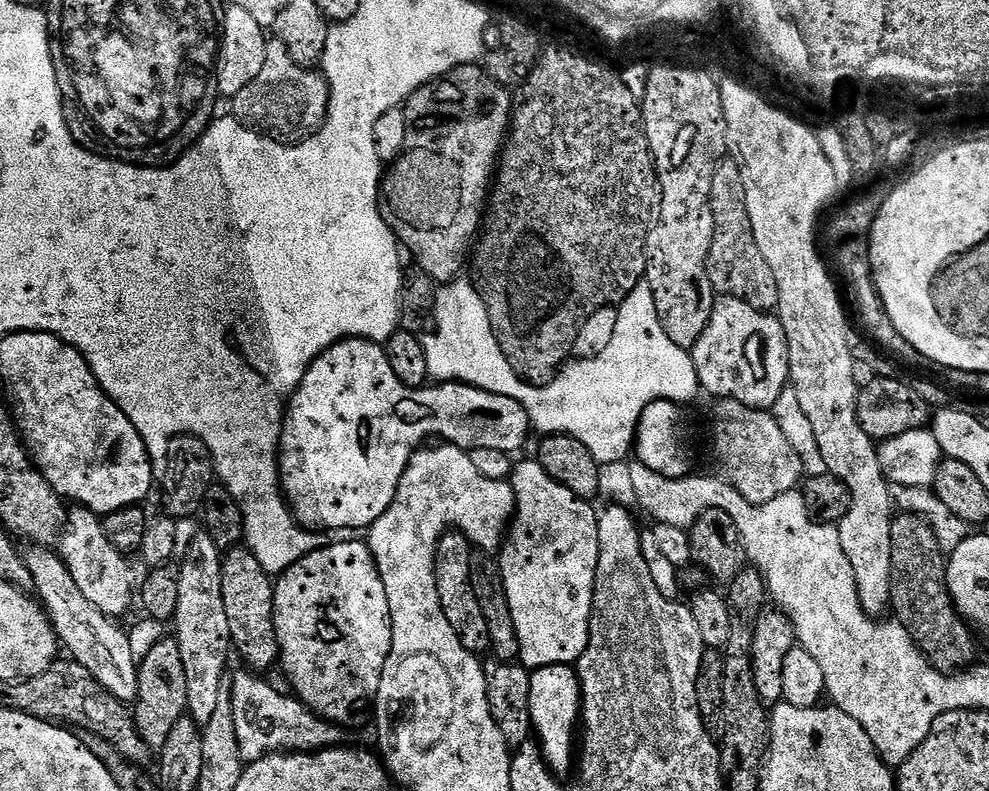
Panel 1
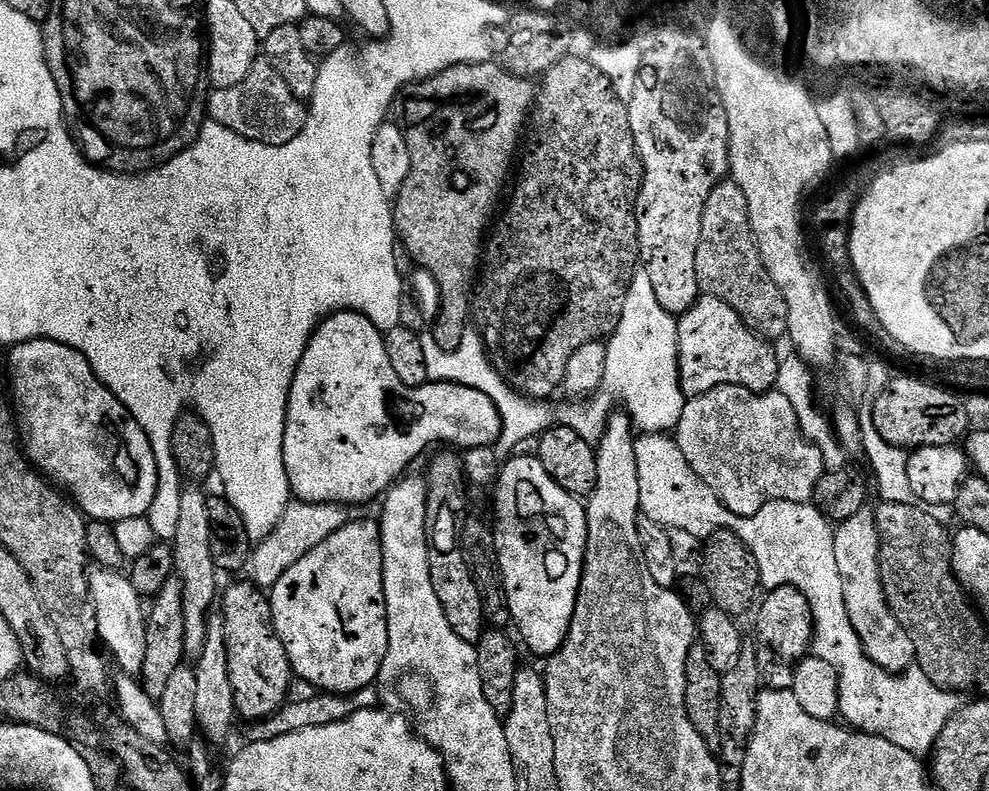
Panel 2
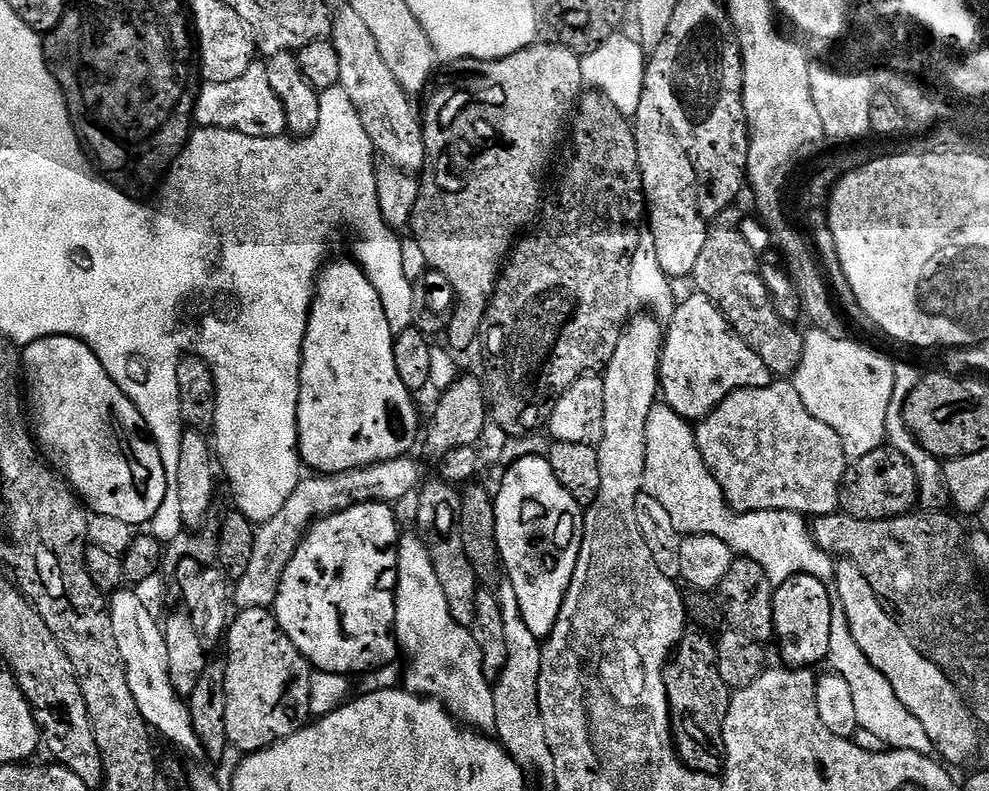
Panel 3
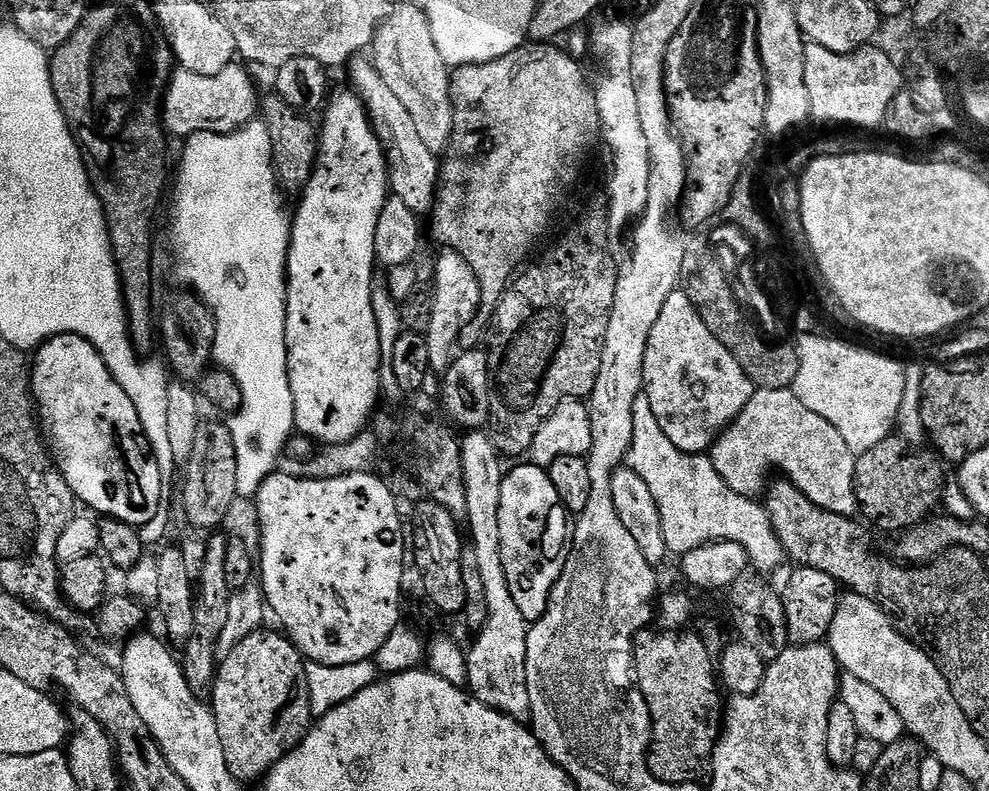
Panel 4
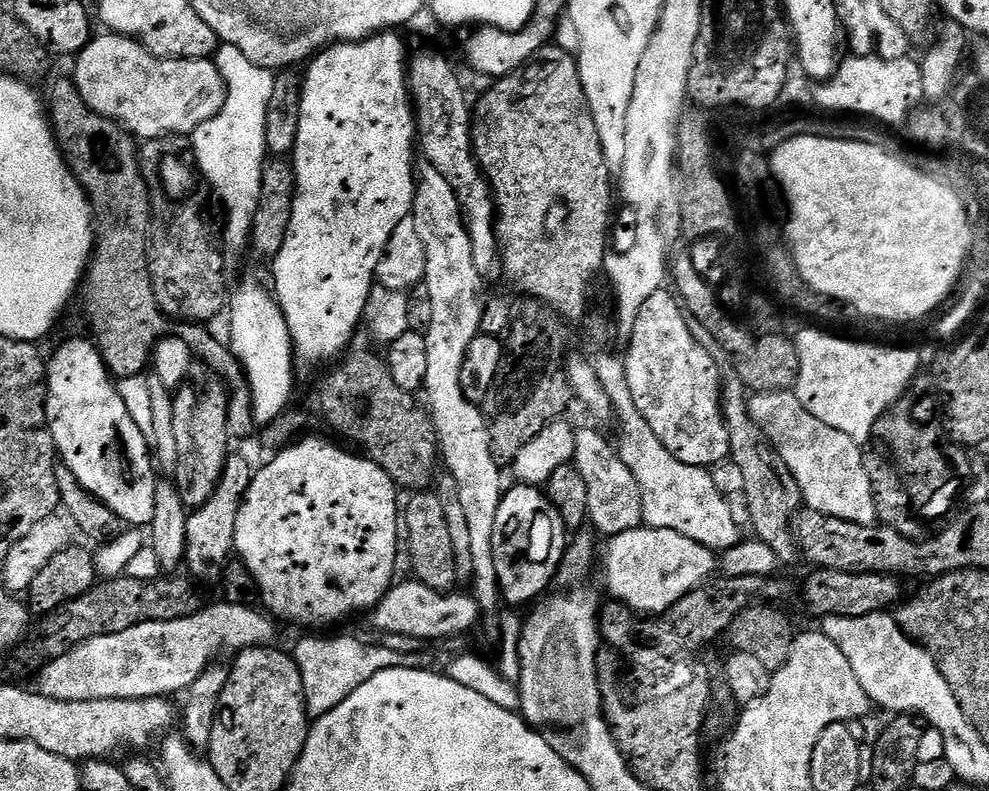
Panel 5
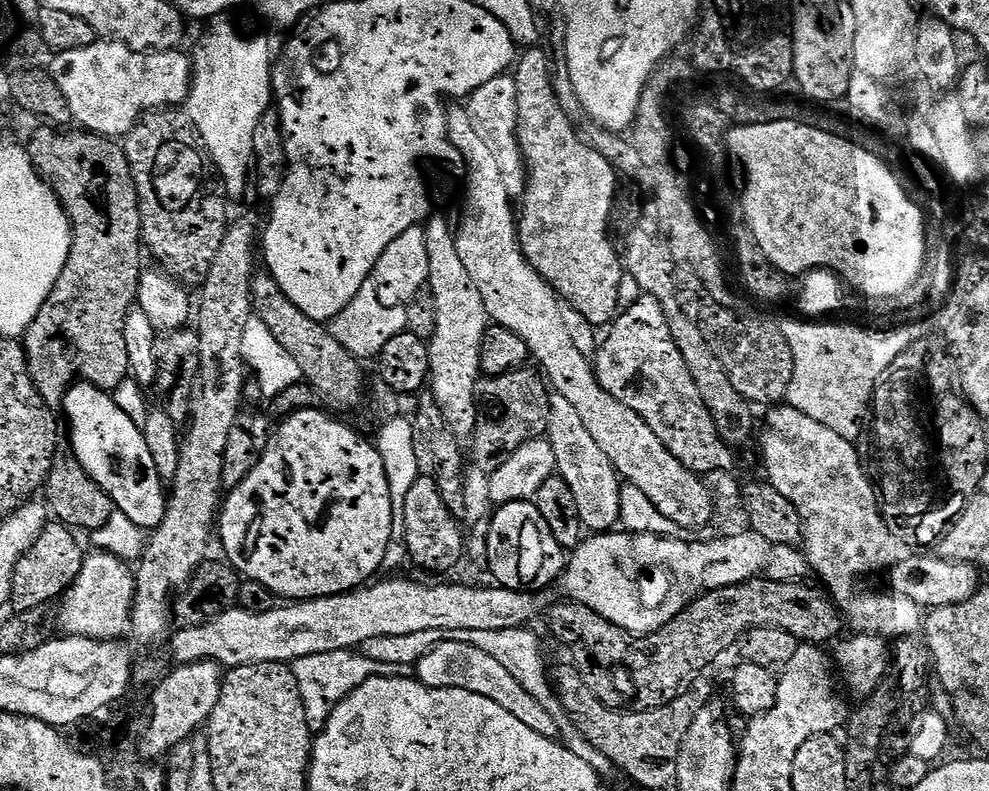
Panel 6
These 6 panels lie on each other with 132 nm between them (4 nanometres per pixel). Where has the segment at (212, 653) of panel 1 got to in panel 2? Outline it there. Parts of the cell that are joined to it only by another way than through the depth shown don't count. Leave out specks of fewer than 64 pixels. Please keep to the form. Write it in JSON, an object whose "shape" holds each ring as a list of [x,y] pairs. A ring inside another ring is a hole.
{"shape":[[[192,486],[196,488],[185,487],[181,494],[180,500],[180,519],[178,521],[178,527],[176,529],[176,536],[170,541],[173,546],[173,552],[175,554],[175,566],[174,572],[182,582],[183,590],[183,613],[185,615],[185,625],[183,627],[183,644],[185,655],[189,659],[197,659],[201,654],[205,640],[207,638],[207,624],[208,618],[211,613],[211,606],[220,590],[218,586],[218,569],[215,566],[215,560],[213,558],[211,550],[211,524],[210,524],[210,512],[208,512],[208,499],[207,493],[203,493],[201,487]]]}

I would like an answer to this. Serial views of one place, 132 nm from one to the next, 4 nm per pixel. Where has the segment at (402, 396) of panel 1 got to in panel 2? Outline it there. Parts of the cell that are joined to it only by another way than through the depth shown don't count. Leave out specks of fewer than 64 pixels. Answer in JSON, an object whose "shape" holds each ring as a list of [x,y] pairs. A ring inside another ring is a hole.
{"shape":[[[333,312],[324,317],[317,326],[316,332],[310,338],[306,346],[306,354],[302,354],[302,362],[294,374],[294,382],[290,386],[288,395],[288,413],[286,414],[286,426],[284,427],[284,465],[288,475],[288,487],[292,489],[292,495],[297,501],[320,504],[368,504],[371,500],[379,501],[387,493],[388,489],[401,479],[406,473],[410,462],[414,462],[419,455],[427,453],[431,444],[436,446],[451,446],[456,450],[470,448],[491,448],[500,439],[502,430],[502,418],[498,414],[498,406],[482,394],[482,390],[474,390],[470,386],[461,384],[445,384],[443,382],[429,382],[417,388],[408,388],[394,374],[390,366],[390,358],[386,358],[386,346],[384,345],[384,333],[370,322],[368,316],[360,312]]]}

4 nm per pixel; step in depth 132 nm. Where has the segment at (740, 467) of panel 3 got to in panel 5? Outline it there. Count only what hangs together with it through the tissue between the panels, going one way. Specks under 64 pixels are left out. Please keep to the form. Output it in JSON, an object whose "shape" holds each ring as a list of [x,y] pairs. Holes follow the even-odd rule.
{"shape":[[[792,390],[757,392],[749,399],[748,409],[756,425],[764,431],[788,467],[788,473],[796,480],[807,507],[823,516],[843,520],[872,522],[877,519],[876,496],[872,493],[872,480],[868,477],[868,468],[860,453],[863,451],[861,445],[850,438],[850,434],[842,434],[842,430],[834,430],[834,426],[818,422],[818,418],[802,406]]]}

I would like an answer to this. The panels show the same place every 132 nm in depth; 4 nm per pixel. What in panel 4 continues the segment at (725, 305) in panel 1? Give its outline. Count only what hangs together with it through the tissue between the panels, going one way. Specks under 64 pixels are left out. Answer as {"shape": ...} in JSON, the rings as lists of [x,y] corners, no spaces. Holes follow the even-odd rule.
{"shape":[[[686,292],[670,294],[650,332],[642,389],[643,396],[650,398],[650,410],[654,410],[654,418],[662,426],[662,434],[678,450],[707,453],[757,390],[738,358],[718,342],[712,327],[706,326]]]}

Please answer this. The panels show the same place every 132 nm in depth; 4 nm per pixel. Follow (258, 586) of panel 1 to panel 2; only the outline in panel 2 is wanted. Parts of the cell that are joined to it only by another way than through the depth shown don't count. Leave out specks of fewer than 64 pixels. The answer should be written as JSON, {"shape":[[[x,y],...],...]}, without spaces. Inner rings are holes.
{"shape":[[[252,582],[232,584],[228,589],[225,587],[222,602],[223,598],[230,684],[239,719],[247,722],[267,720],[288,703],[288,688],[294,679],[286,646],[272,625],[272,601]]]}

